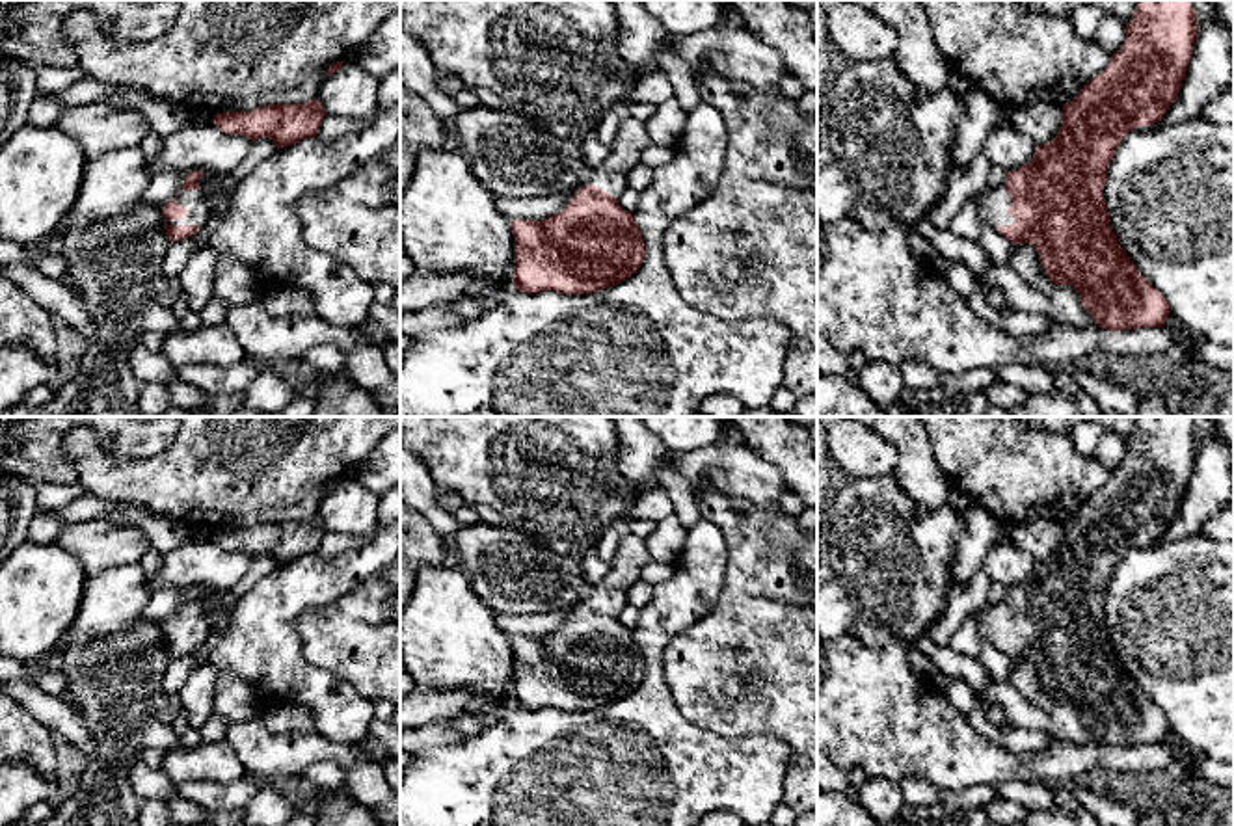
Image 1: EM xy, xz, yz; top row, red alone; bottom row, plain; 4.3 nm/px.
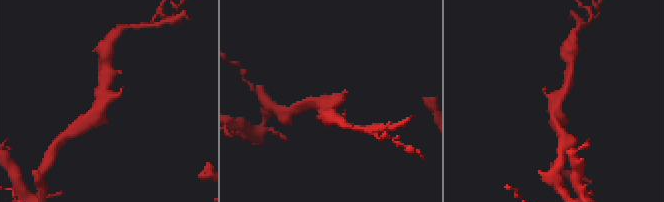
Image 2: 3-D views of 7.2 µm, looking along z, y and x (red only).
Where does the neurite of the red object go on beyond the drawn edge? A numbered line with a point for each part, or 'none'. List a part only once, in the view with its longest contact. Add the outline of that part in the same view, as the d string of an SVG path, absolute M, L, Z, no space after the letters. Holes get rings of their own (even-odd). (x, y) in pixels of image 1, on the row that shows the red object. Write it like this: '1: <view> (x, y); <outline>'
1: xy (194, 201); M186 190L177 195L177 205L186 208L186 214L179 220L168 220L168 225L199 225L207 223L210 214L205 193L201 190Z

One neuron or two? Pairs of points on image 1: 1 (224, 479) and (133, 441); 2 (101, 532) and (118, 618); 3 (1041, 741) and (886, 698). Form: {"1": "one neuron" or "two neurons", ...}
{"1": "two neurons", "2": "two neurons", "3": "two neurons"}

